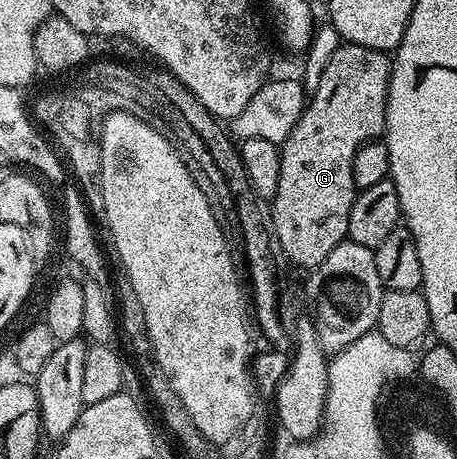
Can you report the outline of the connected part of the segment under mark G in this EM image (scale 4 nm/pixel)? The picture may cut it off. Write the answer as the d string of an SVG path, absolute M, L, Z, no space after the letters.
M350 43L340 44L329 59L323 73L318 74L319 86L310 94L303 114L292 133L281 144L281 179L269 205L269 224L277 249L304 271L316 269L343 241L348 240L349 211L353 211L356 188L353 179L353 159L360 145L382 138L385 133L385 107L391 78L392 58L384 50L370 49Z

